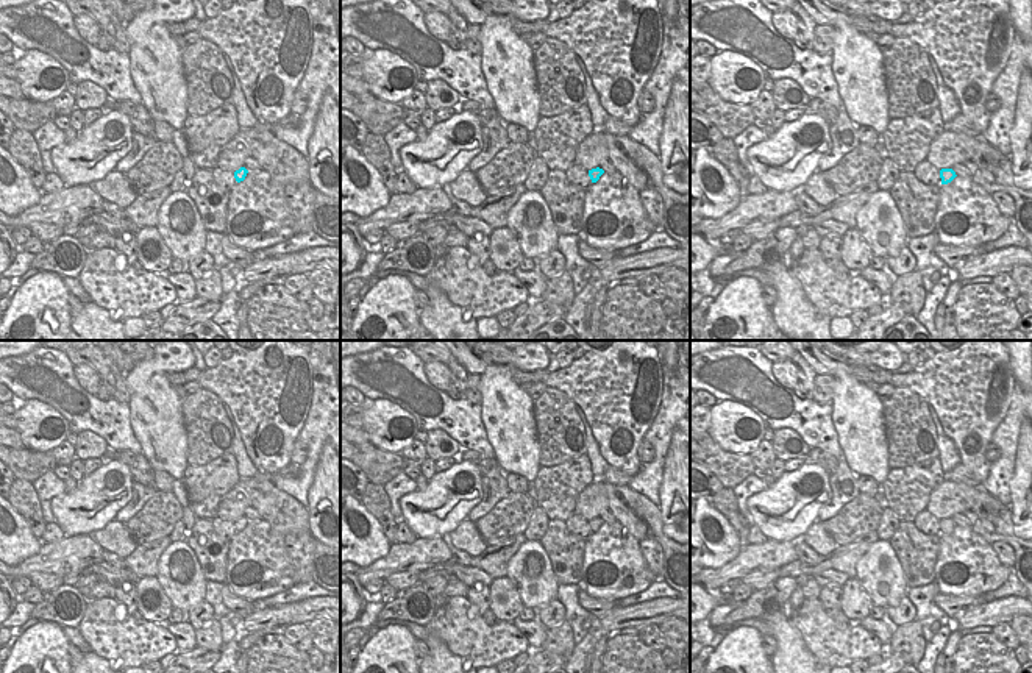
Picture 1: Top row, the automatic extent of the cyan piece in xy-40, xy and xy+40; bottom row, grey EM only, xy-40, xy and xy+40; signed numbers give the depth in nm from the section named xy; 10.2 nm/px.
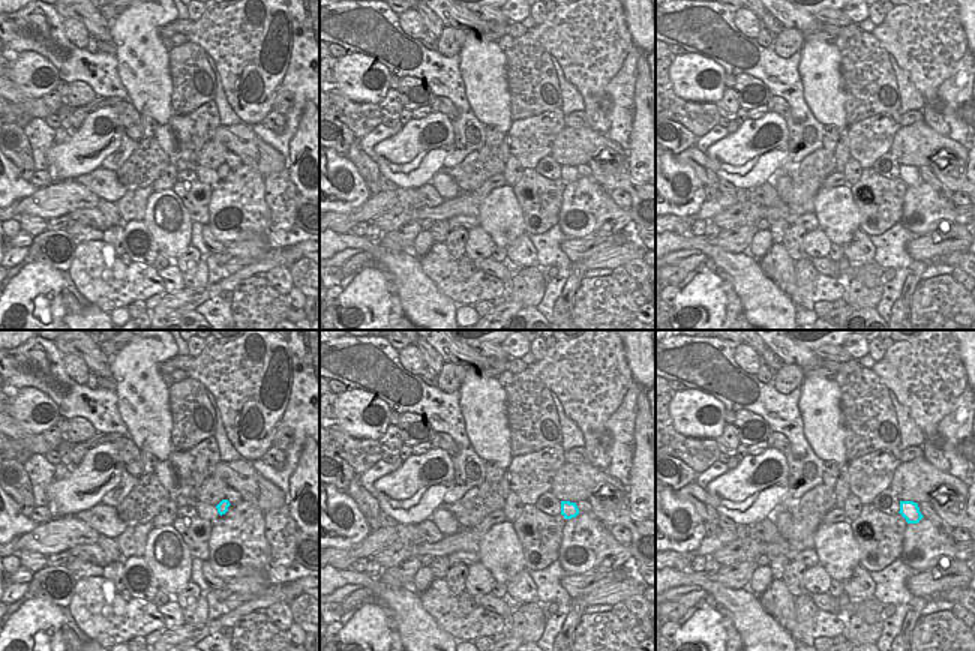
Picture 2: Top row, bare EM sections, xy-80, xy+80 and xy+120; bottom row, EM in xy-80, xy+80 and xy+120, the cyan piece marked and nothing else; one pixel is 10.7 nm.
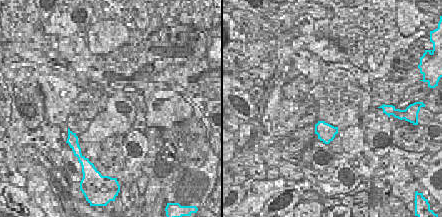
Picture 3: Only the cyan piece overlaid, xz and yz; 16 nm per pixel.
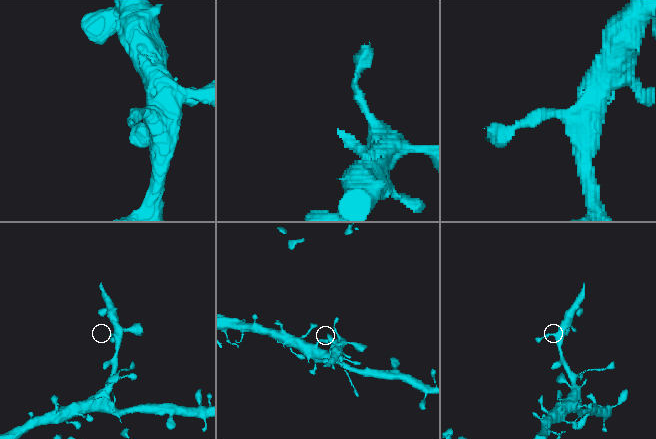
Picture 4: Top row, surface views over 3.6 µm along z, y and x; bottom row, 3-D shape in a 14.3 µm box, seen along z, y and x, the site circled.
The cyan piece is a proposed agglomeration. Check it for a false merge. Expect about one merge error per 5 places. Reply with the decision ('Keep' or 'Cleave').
Keep

